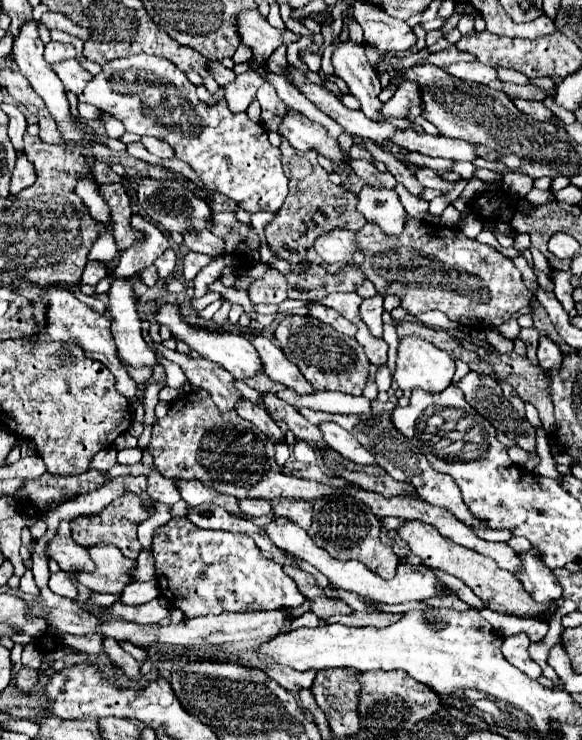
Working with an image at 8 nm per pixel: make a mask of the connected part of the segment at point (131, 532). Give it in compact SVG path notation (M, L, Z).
M124 494L122 498L116 498L110 506L106 506L98 516L92 516L92 518L74 518L70 522L70 530L72 530L72 538L74 542L78 542L80 546L94 546L94 542L110 542L114 544L116 548L120 548L120 552L130 558L130 560L136 560L138 554L142 552L142 546L136 538L136 528L140 522L144 522L150 514L146 512L146 508L142 506L142 502L134 496L134 494Z

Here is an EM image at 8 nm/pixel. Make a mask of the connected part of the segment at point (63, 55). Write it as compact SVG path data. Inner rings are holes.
M50 40L44 50L44 58L50 64L62 62L62 60L68 60L74 56L76 56L76 48L72 44L62 44L62 42L54 42L54 40Z

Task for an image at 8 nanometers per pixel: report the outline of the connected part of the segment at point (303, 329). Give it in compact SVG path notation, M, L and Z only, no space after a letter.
M286 316L276 328L276 340L290 362L294 362L304 378L316 390L336 390L352 396L360 396L364 382L368 378L368 358L364 356L364 348L348 336L338 334L330 326L322 324L312 316Z

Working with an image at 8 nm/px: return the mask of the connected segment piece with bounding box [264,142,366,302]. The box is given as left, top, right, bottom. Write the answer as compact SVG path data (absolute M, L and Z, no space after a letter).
M282 142L280 150L282 150L282 164L290 180L290 192L282 208L276 212L274 220L266 224L264 232L266 232L268 246L276 250L280 258L292 264L292 272L286 276L288 298L308 302L314 298L324 298L330 292L354 292L366 280L366 274L358 270L358 266L364 260L362 252L360 250L354 252L352 262L328 264L314 250L314 240L320 234L326 234L332 230L358 232L366 224L366 218L356 210L358 193L365 184L364 180L356 175L356 184L352 184L350 188L336 186L328 180L326 170L316 164L314 152L298 152L288 142Z

